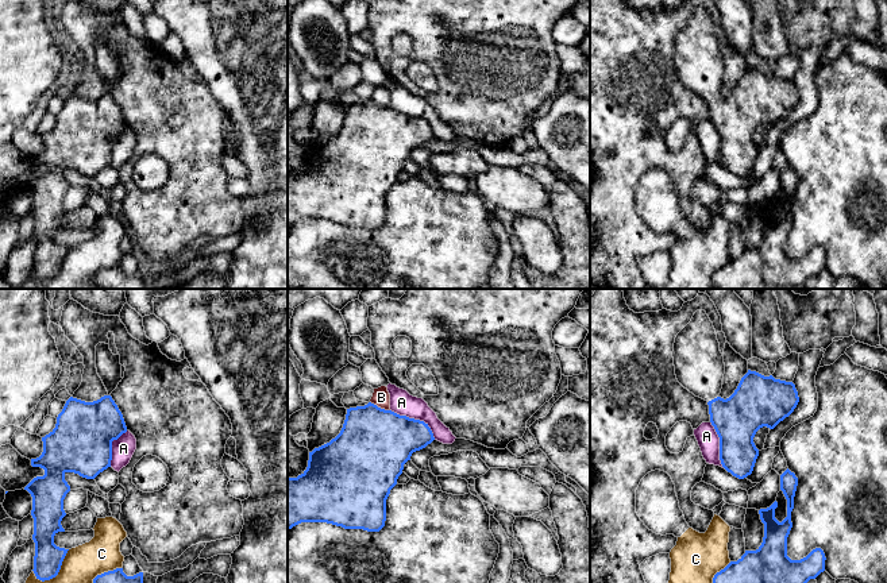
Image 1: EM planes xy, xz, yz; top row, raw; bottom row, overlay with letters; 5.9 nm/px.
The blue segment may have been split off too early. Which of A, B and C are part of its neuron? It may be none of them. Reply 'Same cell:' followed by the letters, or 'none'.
Same cell: none

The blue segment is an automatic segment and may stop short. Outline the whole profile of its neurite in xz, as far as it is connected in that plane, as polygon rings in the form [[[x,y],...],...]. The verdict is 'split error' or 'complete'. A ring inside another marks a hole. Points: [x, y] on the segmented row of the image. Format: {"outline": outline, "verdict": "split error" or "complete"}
{"outline": [[[371,402],[347,409],[340,433],[309,452],[308,467],[301,475],[288,476],[288,530],[301,522],[327,522],[344,529],[379,532],[386,521],[386,499],[397,484],[404,464],[410,460],[413,452],[425,448],[433,440],[433,433],[424,421],[381,409]]], "verdict": "complete"}

